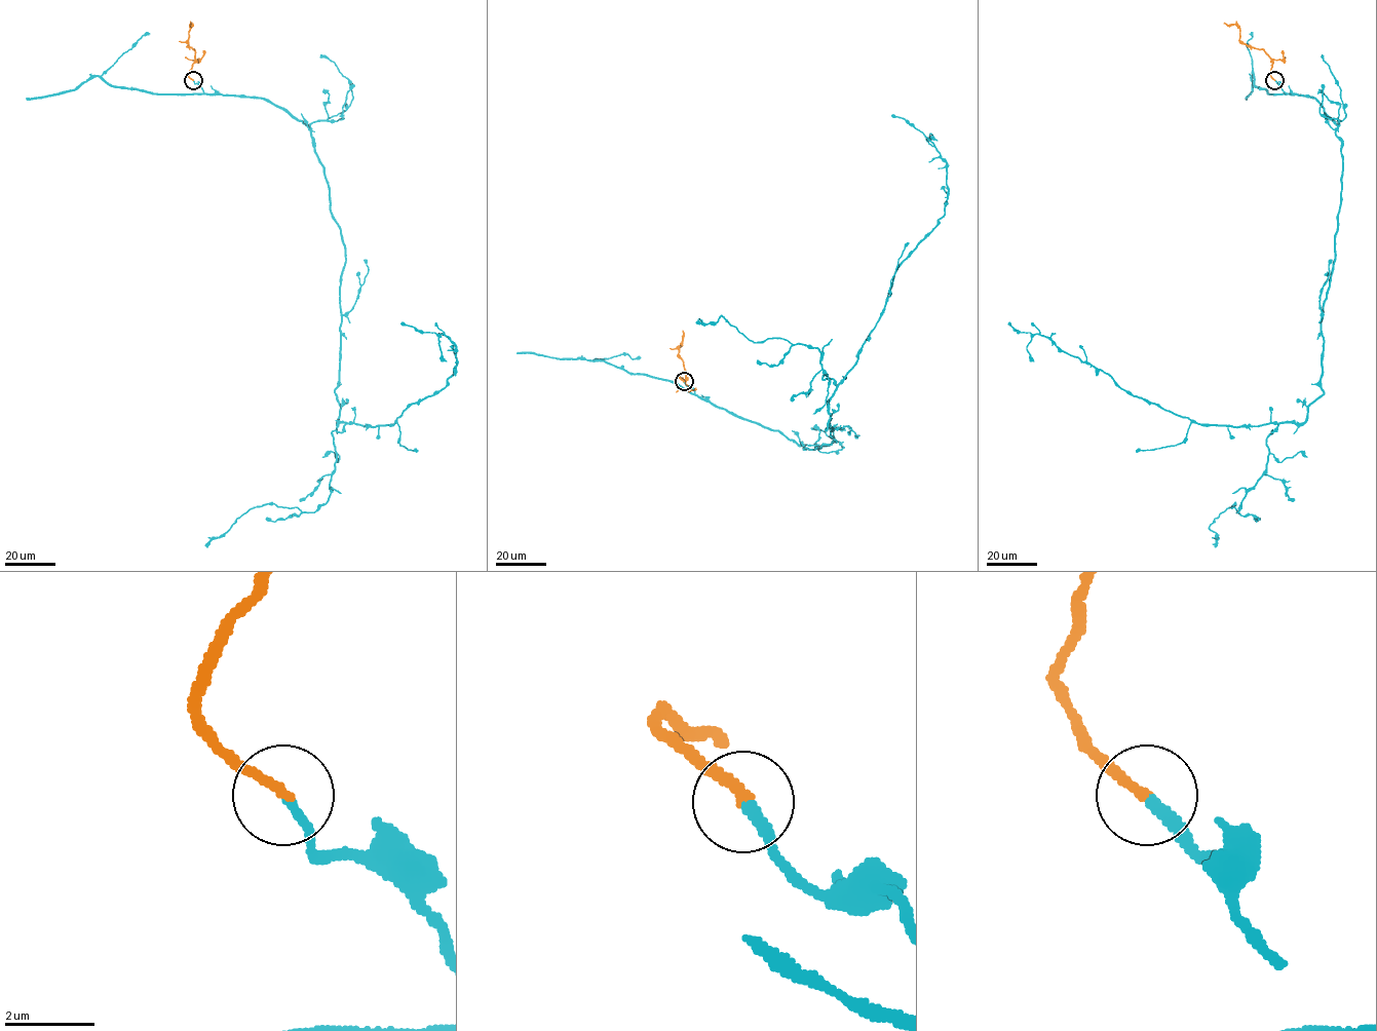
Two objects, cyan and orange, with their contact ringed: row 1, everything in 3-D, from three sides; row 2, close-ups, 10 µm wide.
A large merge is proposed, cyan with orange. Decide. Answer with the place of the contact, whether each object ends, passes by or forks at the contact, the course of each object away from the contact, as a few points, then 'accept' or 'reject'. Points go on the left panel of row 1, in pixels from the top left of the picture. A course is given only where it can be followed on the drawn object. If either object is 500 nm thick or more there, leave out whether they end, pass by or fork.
at (193, 80); cyan ends there; orange ends there; cyan runs (192, 80), (310, 129), (345, 246), (338, 423), (392, 425), (454, 374), (449, 337), (400, 323); orange runs (192, 80), (188, 75), (195, 50), (188, 45), (192, 23); accept

